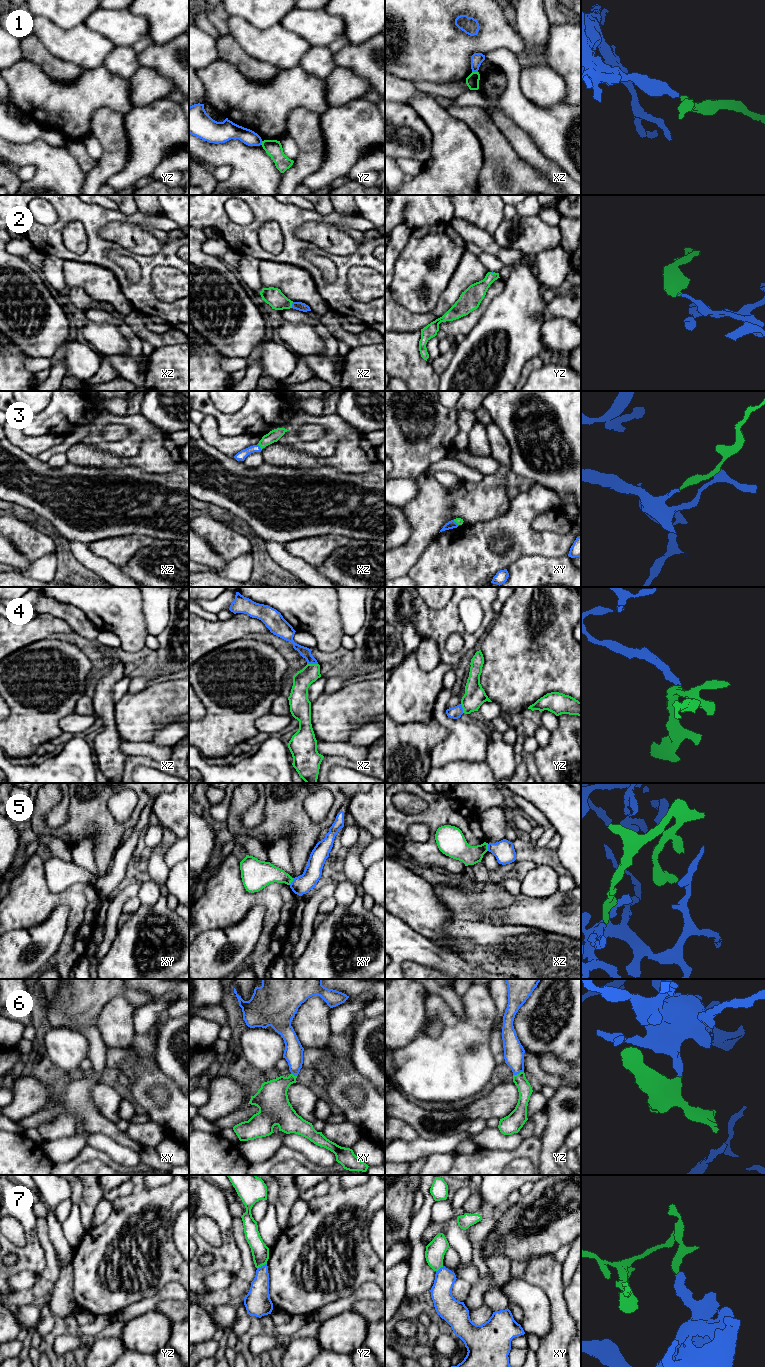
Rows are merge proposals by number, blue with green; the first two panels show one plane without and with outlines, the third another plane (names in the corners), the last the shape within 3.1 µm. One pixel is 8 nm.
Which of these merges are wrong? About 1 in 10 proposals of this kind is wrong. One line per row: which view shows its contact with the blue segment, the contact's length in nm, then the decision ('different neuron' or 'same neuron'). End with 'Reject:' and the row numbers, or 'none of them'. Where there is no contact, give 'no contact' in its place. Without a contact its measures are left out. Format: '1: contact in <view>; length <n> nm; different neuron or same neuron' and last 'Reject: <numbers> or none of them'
1: contact in xz; length 50 nm; different neuron
2: contact in xz; length 50 nm; same neuron
3: contact in xz; length 60 nm; same neuron
4: contact in xz; length 90 nm; same neuron
5: contact in xy; length 70 nm; different neuron
6: contact in yz; length 90 nm; same neuron
7: contact in yz; length 90 nm; different neuron
Reject: 1, 5, 7

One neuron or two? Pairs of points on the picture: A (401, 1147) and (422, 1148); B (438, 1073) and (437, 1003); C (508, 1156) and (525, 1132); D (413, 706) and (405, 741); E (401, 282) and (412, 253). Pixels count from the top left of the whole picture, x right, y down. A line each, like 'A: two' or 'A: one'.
A: one
B: one
C: two
D: two
E: one

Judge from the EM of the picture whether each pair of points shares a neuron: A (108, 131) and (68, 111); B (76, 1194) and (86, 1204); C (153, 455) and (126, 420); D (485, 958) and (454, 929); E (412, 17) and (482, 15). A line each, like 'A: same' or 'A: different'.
A: different
B: different
C: different
D: same
E: same

